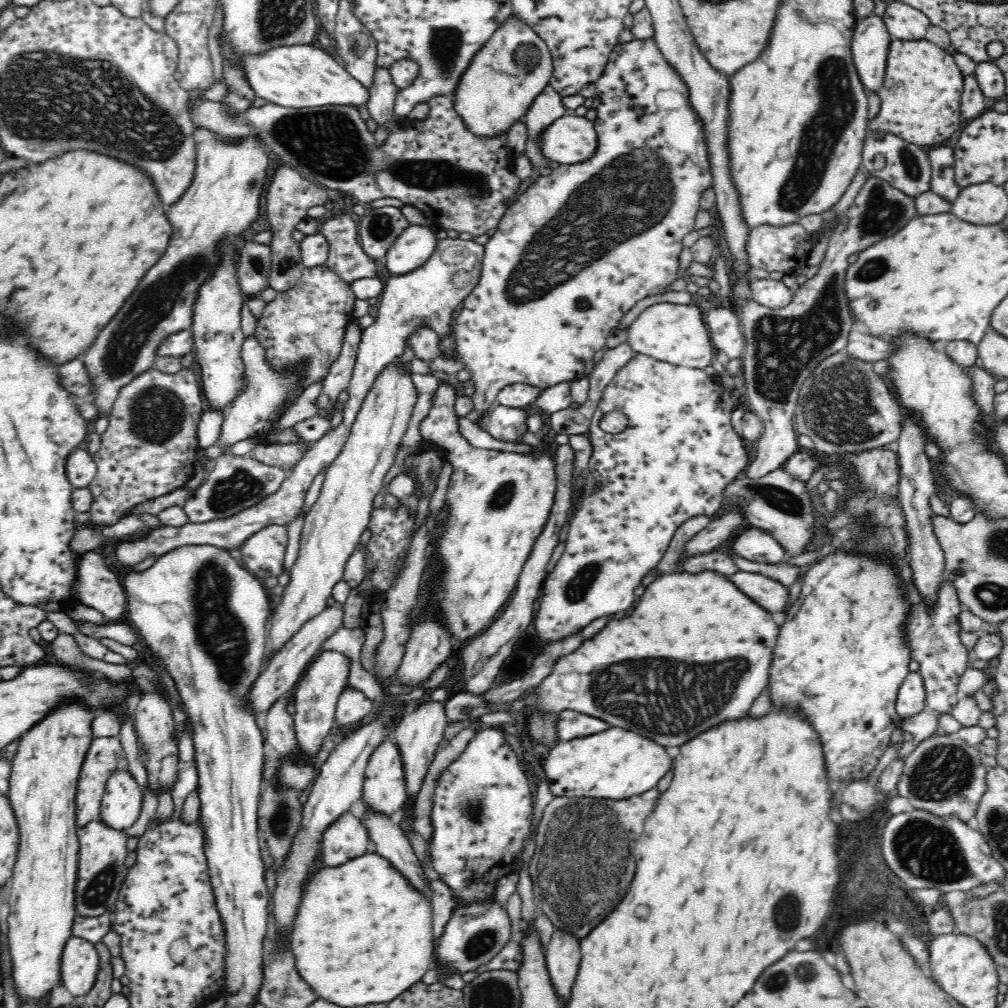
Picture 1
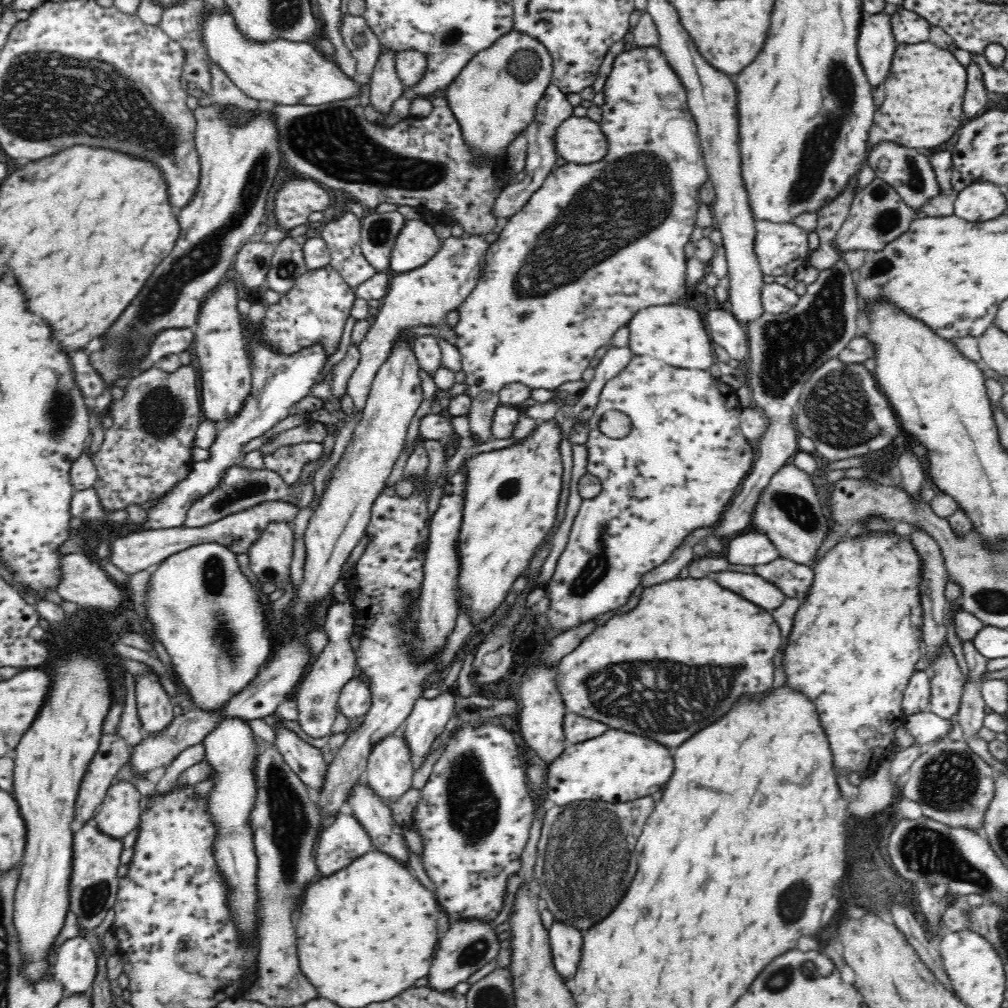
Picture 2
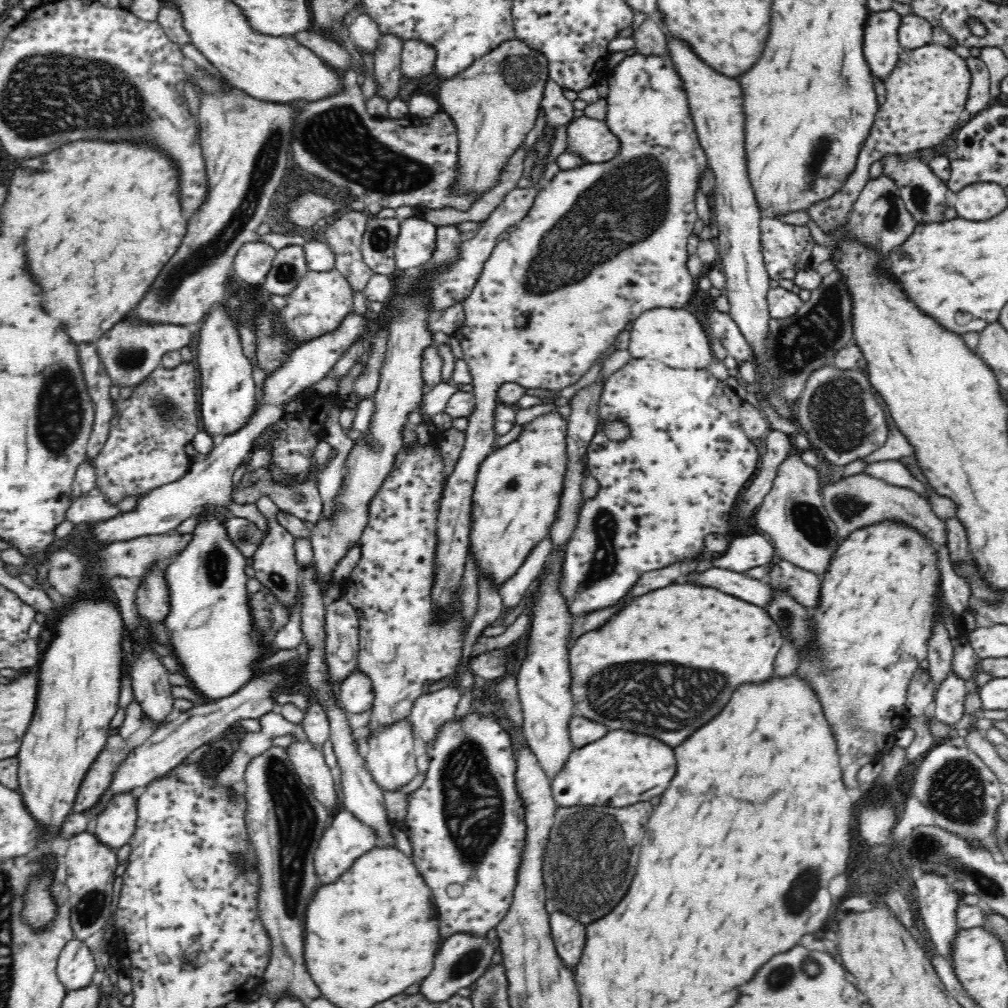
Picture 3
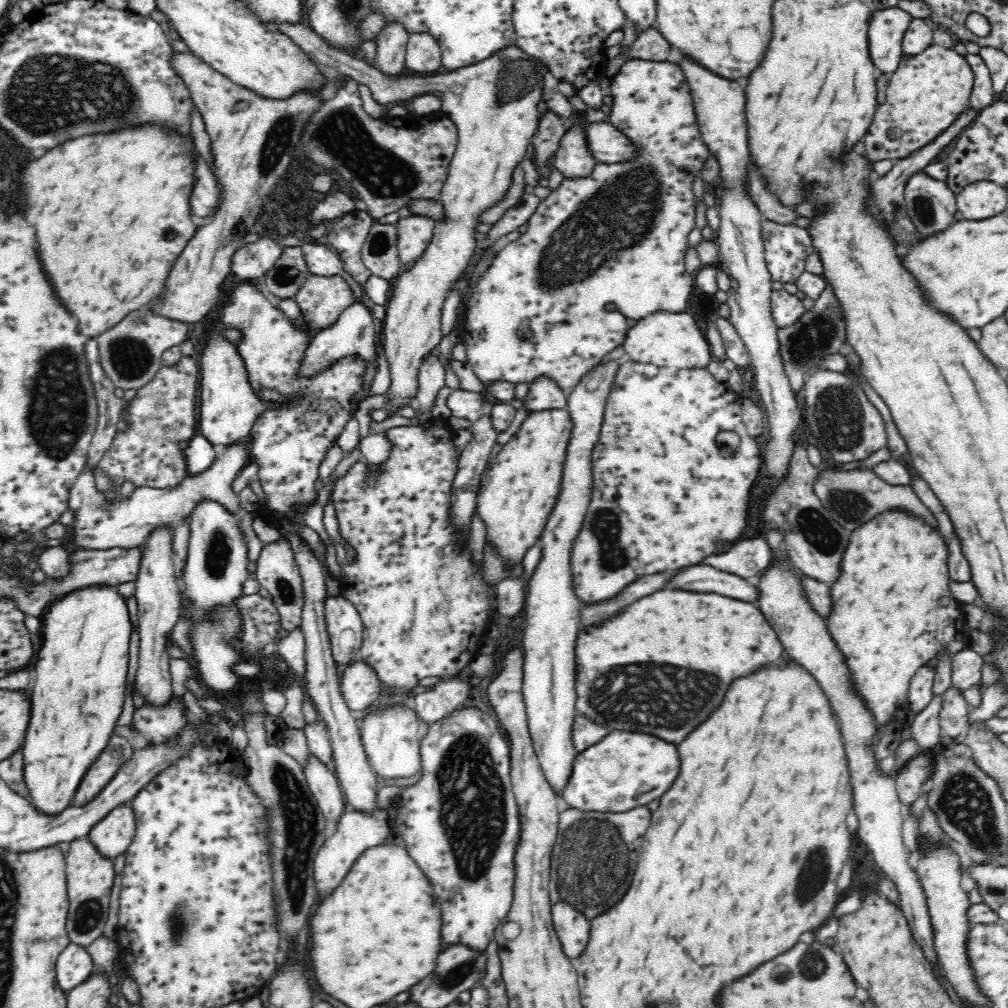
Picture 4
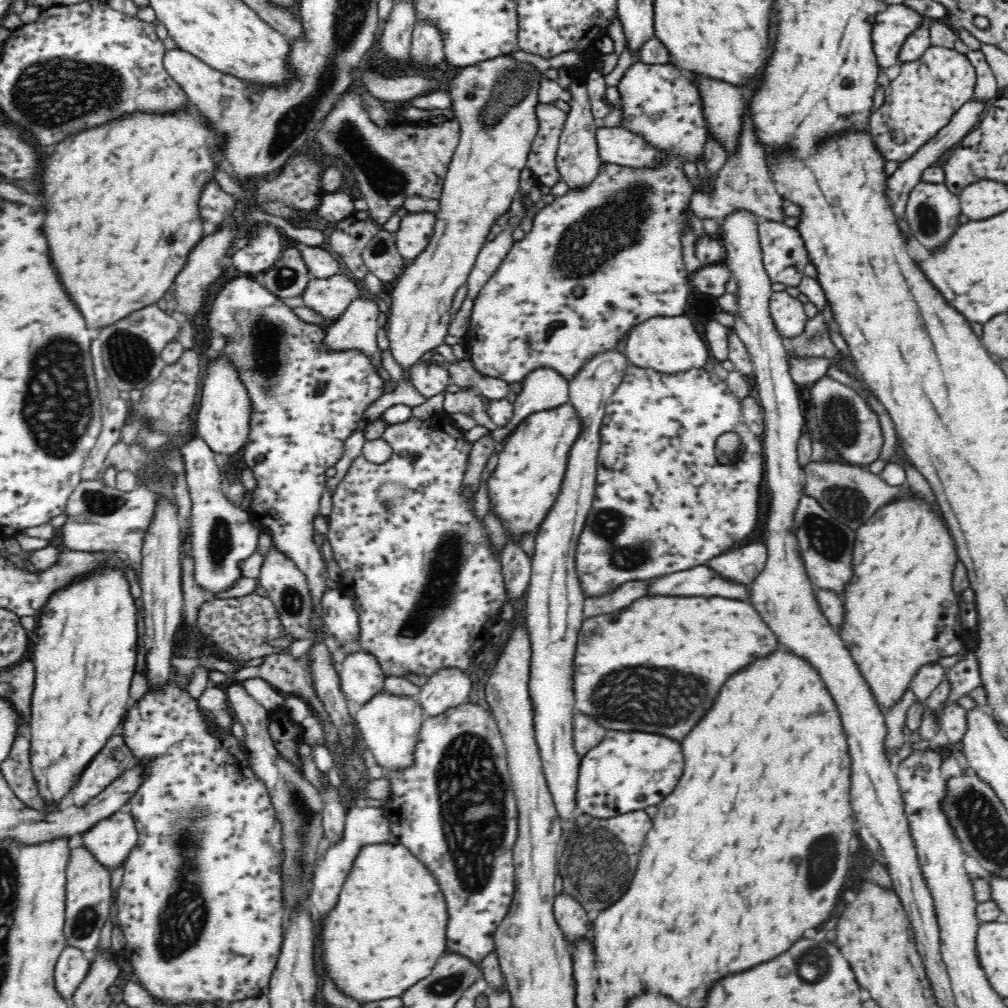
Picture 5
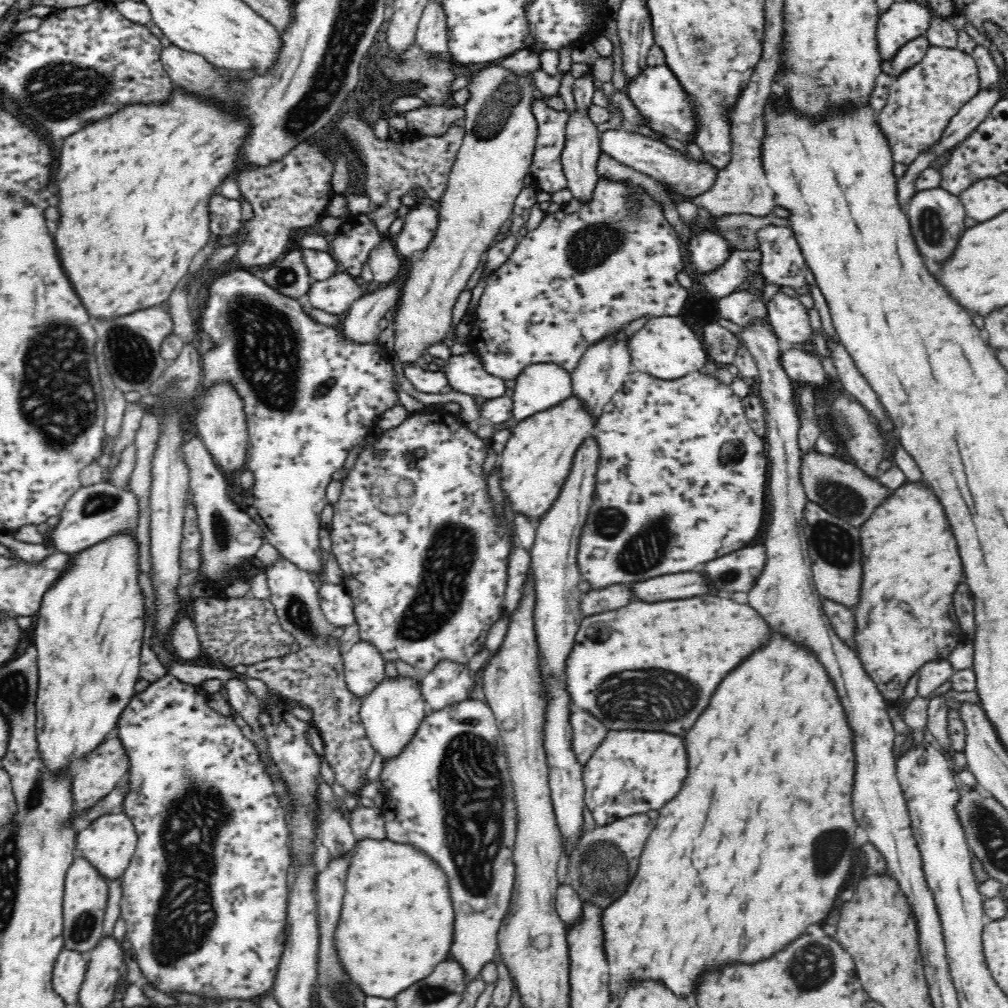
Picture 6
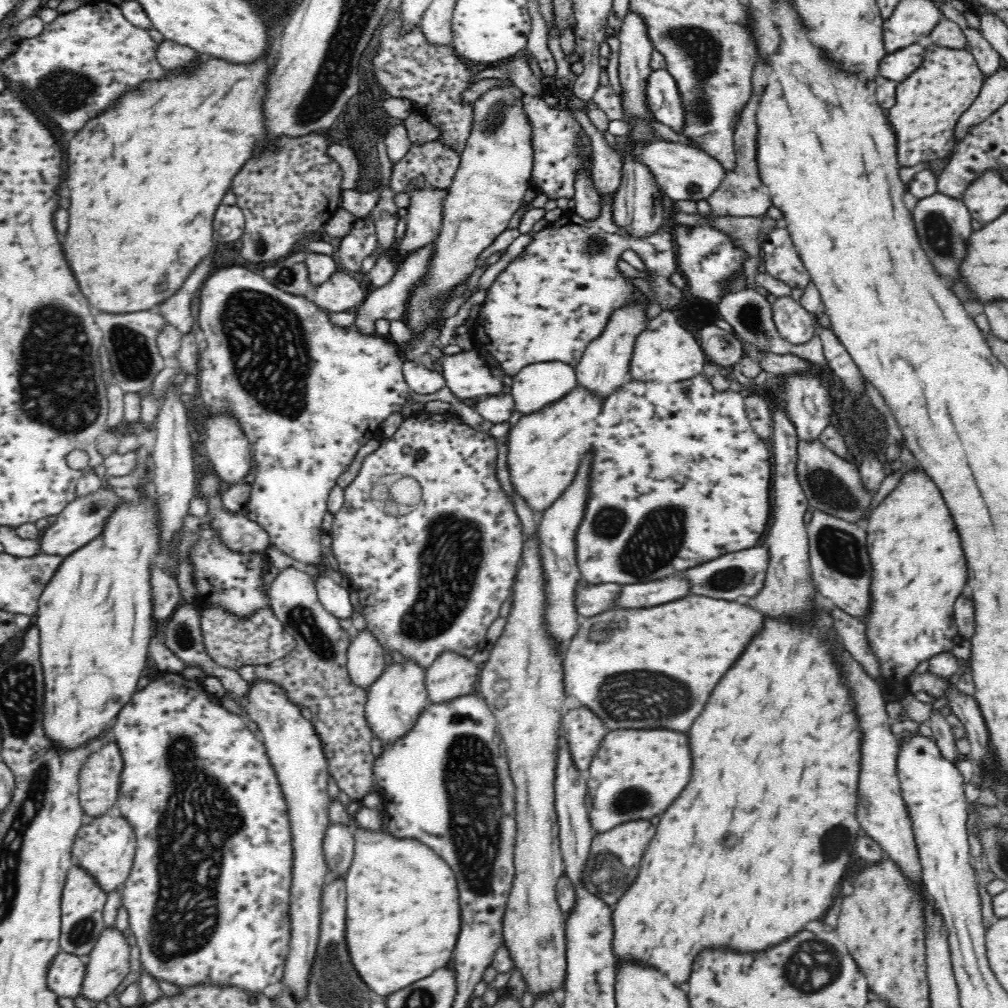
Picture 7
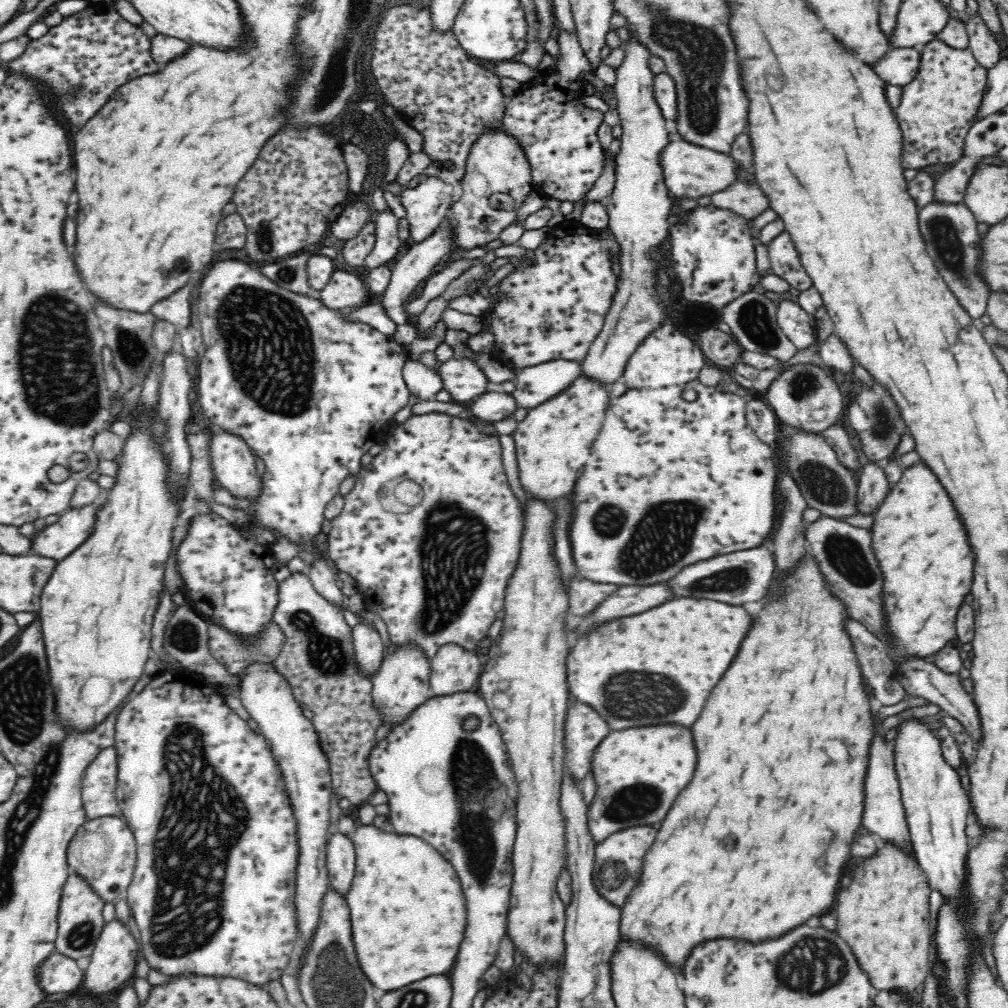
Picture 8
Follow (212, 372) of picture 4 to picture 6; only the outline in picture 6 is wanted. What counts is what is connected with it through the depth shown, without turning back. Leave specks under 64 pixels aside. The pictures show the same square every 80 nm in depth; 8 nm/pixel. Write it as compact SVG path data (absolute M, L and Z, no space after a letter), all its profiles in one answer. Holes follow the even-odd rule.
M214 386L205 394L204 406L196 416L199 439L224 475L232 476L246 470L249 438L240 395L232 386Z

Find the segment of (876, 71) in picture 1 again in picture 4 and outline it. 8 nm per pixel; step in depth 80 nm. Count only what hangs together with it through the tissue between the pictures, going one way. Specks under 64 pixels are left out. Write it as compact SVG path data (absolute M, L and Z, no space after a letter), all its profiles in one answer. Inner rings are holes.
M900 7L876 10L868 27L870 56L882 72L894 72L903 59L903 36L913 17Z

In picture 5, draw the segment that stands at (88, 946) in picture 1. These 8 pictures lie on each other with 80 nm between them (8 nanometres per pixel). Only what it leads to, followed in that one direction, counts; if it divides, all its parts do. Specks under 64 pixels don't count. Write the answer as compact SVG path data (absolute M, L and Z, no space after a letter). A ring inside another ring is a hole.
M71 946L64 947L55 964L54 980L56 990L62 998L70 1000L84 980L91 961L84 957L84 951Z

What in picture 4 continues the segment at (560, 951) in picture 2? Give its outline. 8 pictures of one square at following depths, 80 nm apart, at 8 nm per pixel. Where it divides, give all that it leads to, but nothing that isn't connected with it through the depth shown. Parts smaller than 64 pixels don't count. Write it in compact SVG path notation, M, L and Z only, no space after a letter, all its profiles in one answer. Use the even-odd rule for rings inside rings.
M562 900L552 905L551 915L564 952L572 960L577 960L588 944L591 919Z

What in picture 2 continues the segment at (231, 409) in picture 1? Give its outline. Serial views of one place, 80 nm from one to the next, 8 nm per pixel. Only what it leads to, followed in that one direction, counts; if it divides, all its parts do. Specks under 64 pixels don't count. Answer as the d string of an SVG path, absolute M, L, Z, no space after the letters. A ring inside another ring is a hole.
M254 340L253 342L253 353L251 354L253 356L253 359L251 360L251 371L252 371L252 394L248 396L248 400L244 403L244 406L242 407L242 410L239 412L239 415L235 416L235 419L229 420L226 422L226 426L224 426L224 429L220 434L217 435L216 440L212 443L212 446L209 448L209 457L208 459L204 461L193 461L192 463L192 468L190 471L190 474L182 480L180 483L174 484L168 492L164 492L164 494L161 494L158 496L158 498L154 498L153 504L149 506L146 510L146 518L144 519L143 524L130 524L130 521L124 520L123 524L114 524L113 528L111 531L118 530L118 534L121 534L121 536L126 536L128 533L134 533L138 531L148 531L148 530L168 530L170 528L179 528L184 525L185 518L188 514L188 509L199 499L202 498L203 496L206 496L210 491L213 491L220 483L221 480L225 477L226 471L230 468L233 467L234 465L239 463L239 460L242 459L242 457L246 454L244 452L244 447L250 442L250 440L254 440L254 438L258 438L258 436L262 436L262 434L266 434L272 426L276 426L278 422L282 422L284 418L288 418L288 415L292 414L291 407L293 404L296 404L296 402L302 400L302 398L309 396L310 395L310 389L316 382L318 381L319 376L321 375L322 371L324 370L324 366L326 366L326 363L328 362L328 358L330 354L327 354L325 351L325 348L321 344L314 344L314 346L309 346L308 348L300 350L300 352L294 352L294 354L288 355L288 354L278 354L277 352L274 352L272 350L268 349L268 346L266 348L264 345L260 344L260 342L256 342Z

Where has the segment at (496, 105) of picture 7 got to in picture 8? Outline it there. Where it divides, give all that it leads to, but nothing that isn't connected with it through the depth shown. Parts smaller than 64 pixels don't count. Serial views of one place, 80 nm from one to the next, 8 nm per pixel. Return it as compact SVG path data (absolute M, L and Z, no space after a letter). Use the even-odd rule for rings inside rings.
M504 128L497 133L482 135L473 145L466 163L467 171L463 176L462 186L464 194L451 207L449 224L455 230L456 248L479 248L492 240L499 238L500 232L510 226L517 219L518 209L524 198L533 190L533 178L530 172L530 163L524 155L518 139L510 137ZM492 194L508 194L514 200L512 210L492 208L490 196Z

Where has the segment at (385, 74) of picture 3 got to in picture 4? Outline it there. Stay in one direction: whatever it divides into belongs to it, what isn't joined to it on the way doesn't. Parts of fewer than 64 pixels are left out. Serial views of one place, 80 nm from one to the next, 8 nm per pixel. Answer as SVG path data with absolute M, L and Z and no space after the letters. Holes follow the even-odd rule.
M399 20L387 21L378 35L375 65L388 76L398 76L404 70L409 32Z

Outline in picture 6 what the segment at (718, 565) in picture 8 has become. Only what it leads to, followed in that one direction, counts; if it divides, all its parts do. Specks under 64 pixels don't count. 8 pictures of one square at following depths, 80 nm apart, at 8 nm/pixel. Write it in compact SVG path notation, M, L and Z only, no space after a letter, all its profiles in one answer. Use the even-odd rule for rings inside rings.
M754 545L741 548L710 560L706 564L704 574L710 584L722 592L724 596L732 596L734 592L750 592L767 561L767 550L764 545Z

